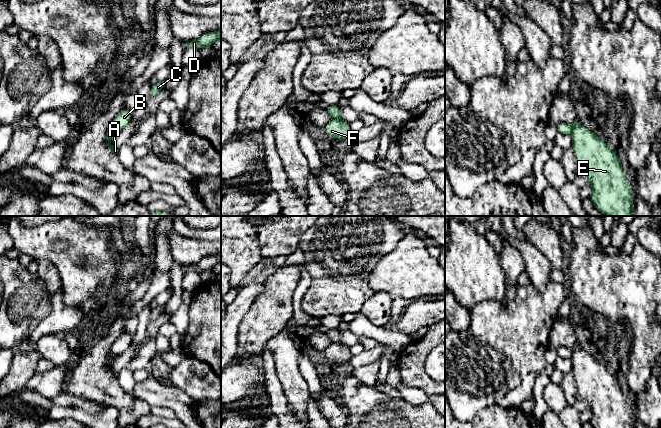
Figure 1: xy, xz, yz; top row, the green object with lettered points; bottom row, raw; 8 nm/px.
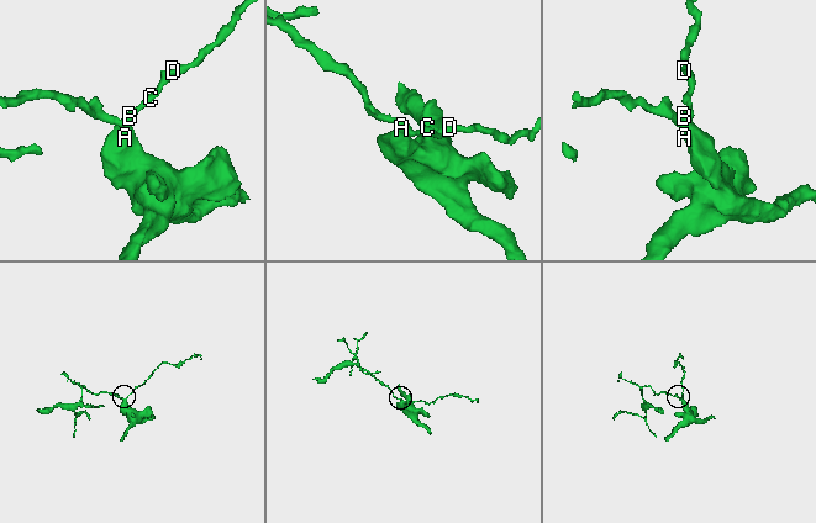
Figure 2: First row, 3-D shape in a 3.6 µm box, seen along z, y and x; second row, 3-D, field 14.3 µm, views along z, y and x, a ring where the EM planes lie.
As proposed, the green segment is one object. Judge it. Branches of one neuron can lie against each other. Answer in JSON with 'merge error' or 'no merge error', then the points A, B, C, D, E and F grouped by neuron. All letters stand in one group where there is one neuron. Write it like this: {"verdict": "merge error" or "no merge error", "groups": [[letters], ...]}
{"verdict": "merge error", "groups": [["A", "E", "F"], ["B", "C", "D"]]}

